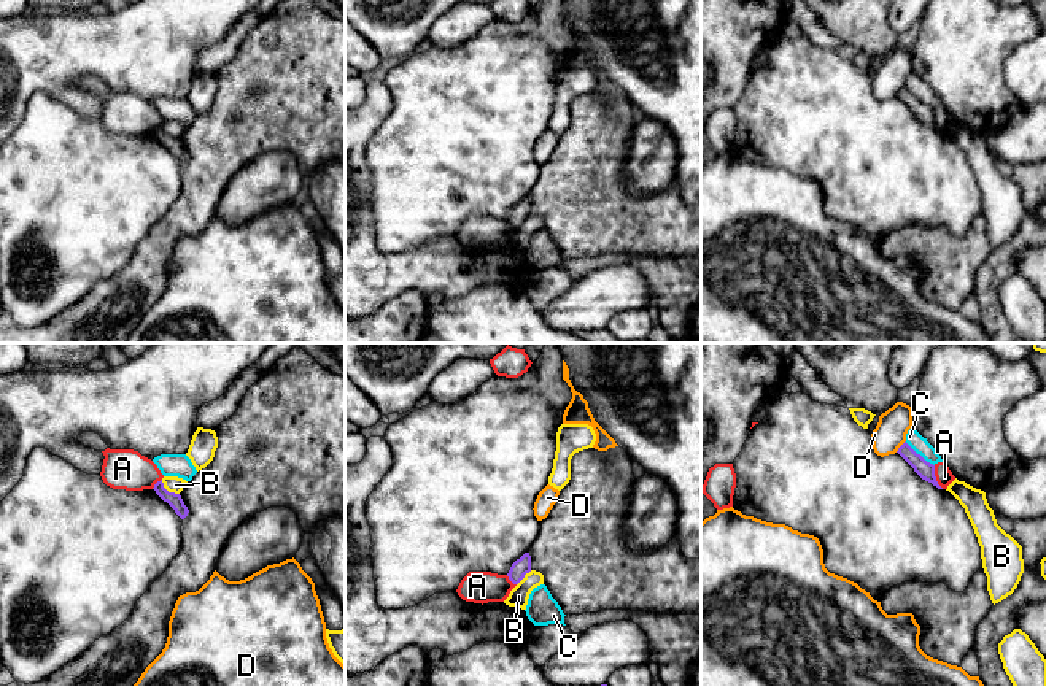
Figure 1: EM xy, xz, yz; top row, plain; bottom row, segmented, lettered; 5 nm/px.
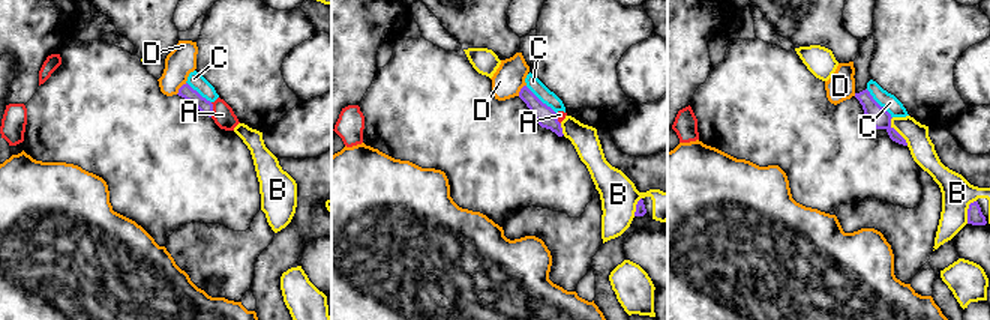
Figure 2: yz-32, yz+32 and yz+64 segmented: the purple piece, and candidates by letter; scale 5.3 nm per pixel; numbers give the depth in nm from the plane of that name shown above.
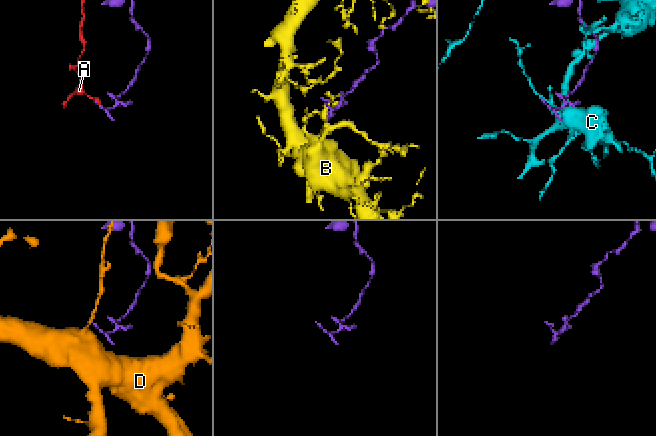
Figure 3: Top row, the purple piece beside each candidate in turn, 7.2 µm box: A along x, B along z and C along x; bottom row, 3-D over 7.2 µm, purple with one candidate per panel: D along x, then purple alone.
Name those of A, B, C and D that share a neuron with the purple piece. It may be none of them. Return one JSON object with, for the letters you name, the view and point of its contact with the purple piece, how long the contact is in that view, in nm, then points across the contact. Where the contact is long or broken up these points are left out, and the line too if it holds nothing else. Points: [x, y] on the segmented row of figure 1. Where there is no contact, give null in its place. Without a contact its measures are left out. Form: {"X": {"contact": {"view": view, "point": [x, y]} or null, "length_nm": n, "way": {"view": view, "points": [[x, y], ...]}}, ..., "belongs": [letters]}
{"belongs": []}

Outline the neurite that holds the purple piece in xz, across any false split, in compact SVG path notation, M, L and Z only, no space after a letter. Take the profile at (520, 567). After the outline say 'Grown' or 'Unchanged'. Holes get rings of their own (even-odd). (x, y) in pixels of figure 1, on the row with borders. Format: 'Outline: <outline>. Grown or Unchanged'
Outline: M525 553L520 559L517 559L512 564L507 576L513 584L518 584L529 572L531 572L531 556L529 553Z. Unchanged

